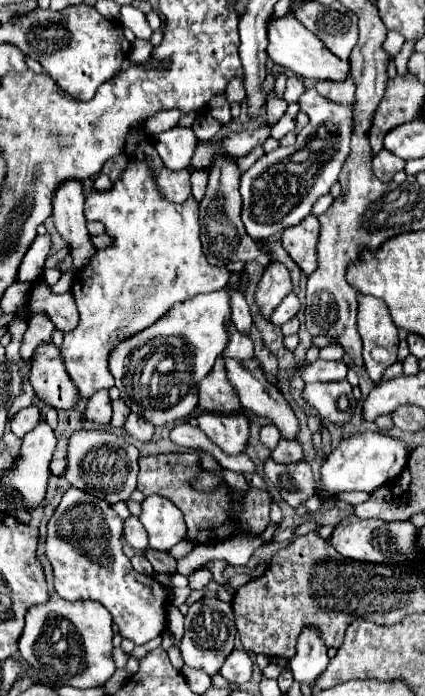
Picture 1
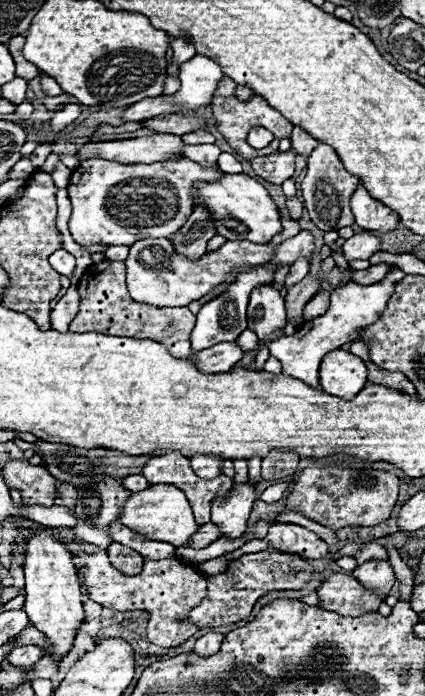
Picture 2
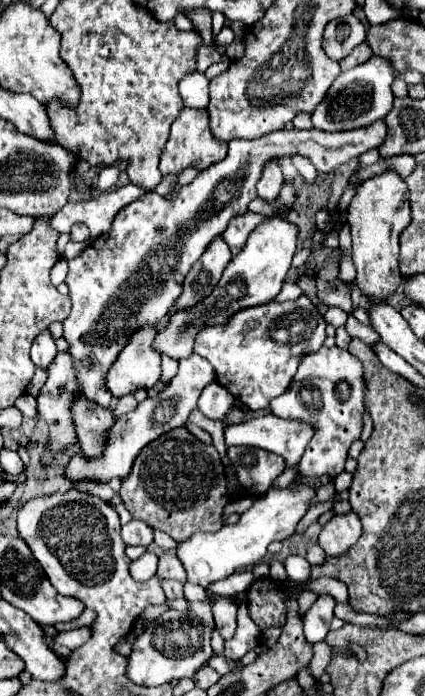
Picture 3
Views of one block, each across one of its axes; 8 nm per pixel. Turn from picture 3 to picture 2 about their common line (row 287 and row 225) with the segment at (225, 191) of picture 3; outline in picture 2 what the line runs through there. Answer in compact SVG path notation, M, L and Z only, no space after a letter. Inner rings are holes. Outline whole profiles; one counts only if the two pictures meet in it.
M188 158L180 160L162 160L152 164L116 164L108 160L86 160L82 162L70 178L68 196L72 202L72 214L68 220L68 230L74 242L82 246L102 244L102 246L128 246L144 238L168 238L172 232L178 232L184 226L184 220L192 214L194 204L194 182L216 182L224 172L214 166L206 168Z

